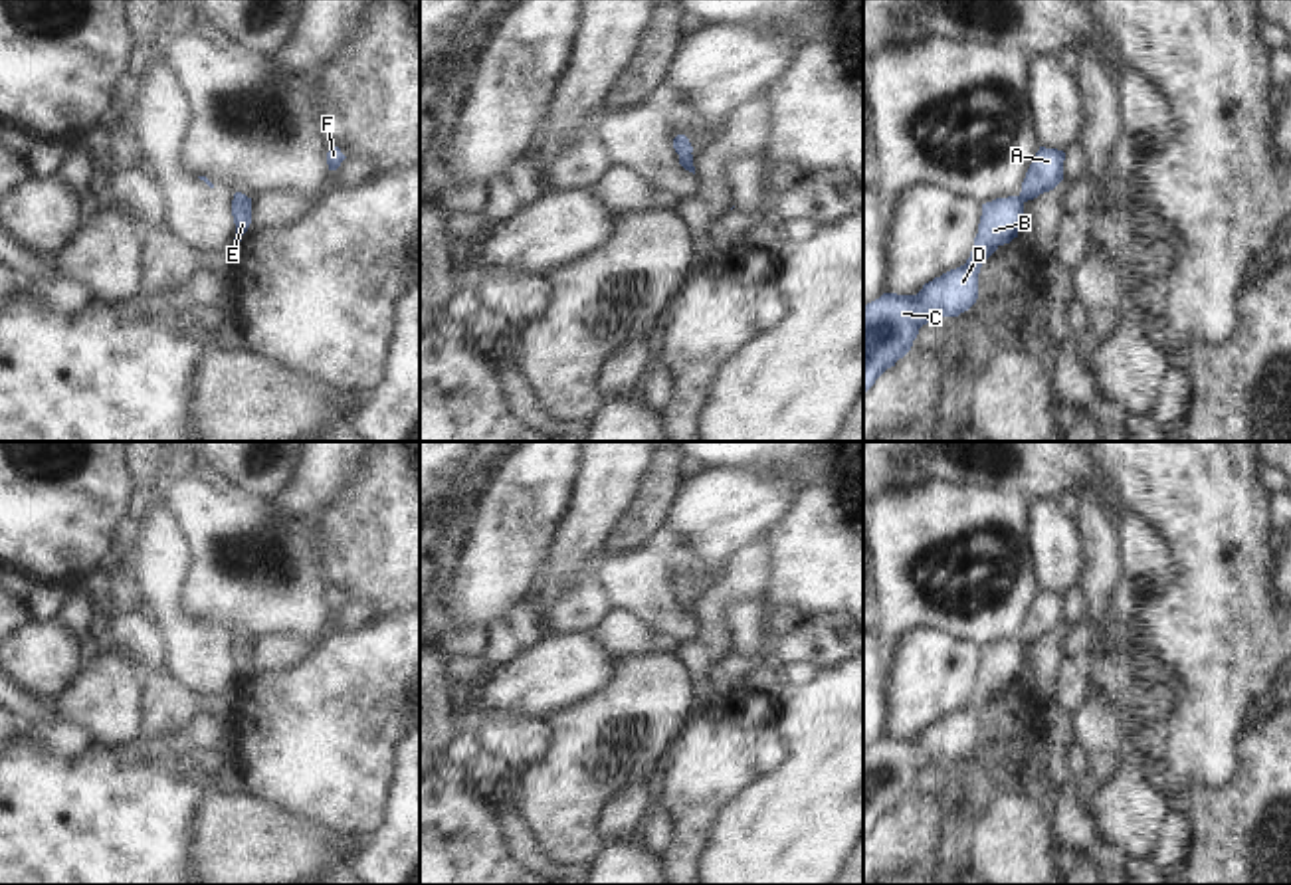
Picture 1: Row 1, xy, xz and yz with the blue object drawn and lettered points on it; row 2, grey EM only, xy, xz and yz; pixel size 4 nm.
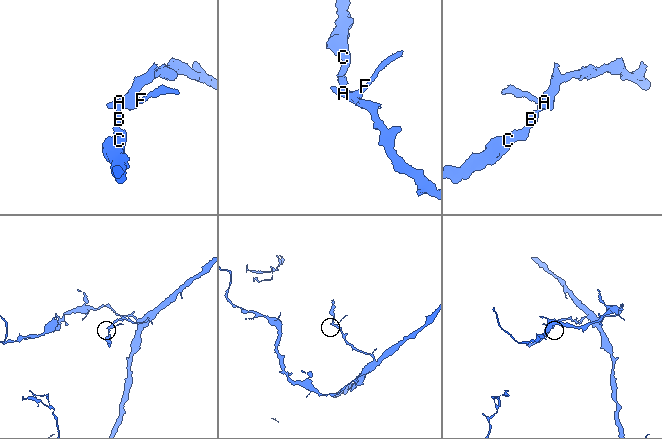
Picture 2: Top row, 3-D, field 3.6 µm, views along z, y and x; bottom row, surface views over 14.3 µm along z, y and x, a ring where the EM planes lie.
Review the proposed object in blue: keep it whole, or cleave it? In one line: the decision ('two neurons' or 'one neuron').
one neuron

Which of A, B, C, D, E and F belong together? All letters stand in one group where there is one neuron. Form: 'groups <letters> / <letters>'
groups A B C D E F

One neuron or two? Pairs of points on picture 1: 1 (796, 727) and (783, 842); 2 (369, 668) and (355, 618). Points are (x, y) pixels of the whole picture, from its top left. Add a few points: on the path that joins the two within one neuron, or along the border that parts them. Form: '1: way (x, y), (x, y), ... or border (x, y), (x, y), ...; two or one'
1: way (798, 755), (798, 814); one
2: border (373, 616), (353, 630), (337, 628); two

